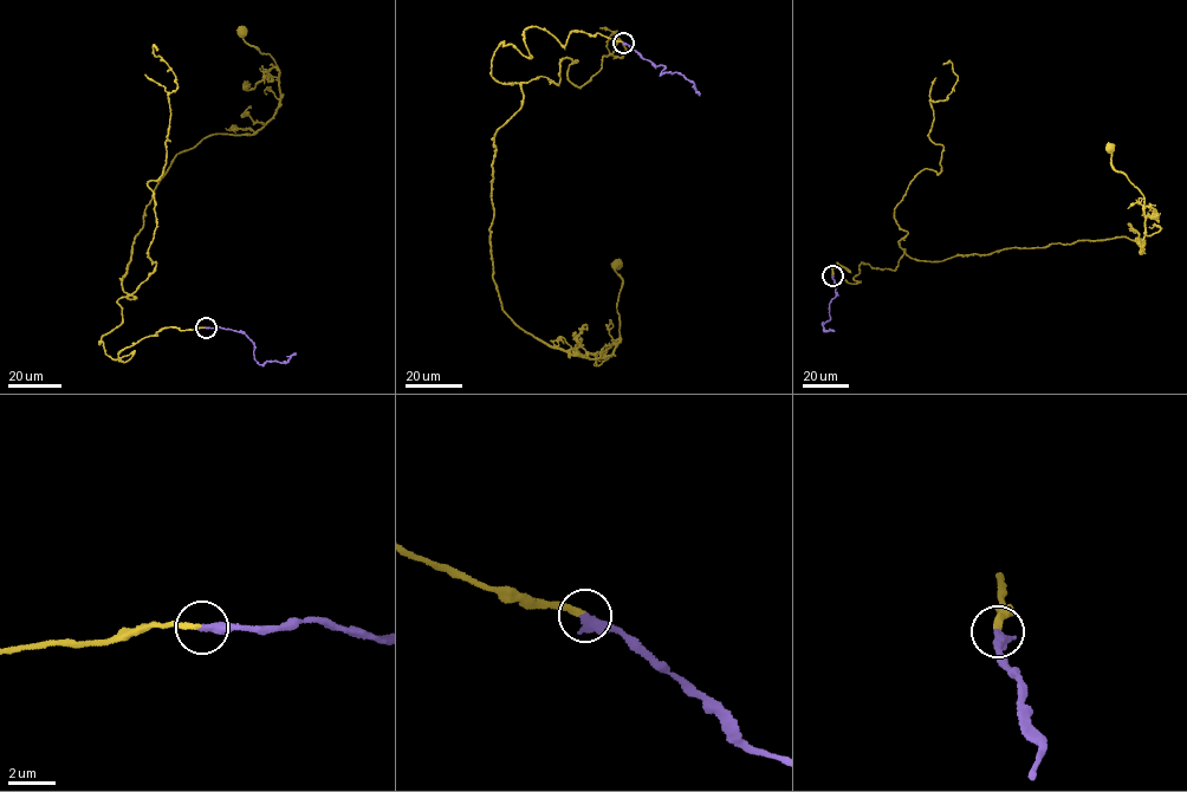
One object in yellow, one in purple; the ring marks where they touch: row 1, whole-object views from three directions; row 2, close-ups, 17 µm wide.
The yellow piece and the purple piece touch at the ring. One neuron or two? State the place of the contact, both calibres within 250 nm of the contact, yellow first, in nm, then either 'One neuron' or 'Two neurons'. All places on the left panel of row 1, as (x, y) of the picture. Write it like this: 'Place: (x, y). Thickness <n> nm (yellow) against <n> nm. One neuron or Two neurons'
Place: (206, 328). Thickness 240 nm (yellow) against 440 nm. One neuron

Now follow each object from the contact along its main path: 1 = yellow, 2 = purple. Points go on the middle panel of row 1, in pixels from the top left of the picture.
1: (623, 43), (534, 26), (491, 64), (523, 96), (494, 141), (504, 312), (611, 355), (617, 264)
2: (623, 43), (643, 58), (662, 65), (665, 67), (660, 75), (680, 73), (693, 83), (700, 95)

